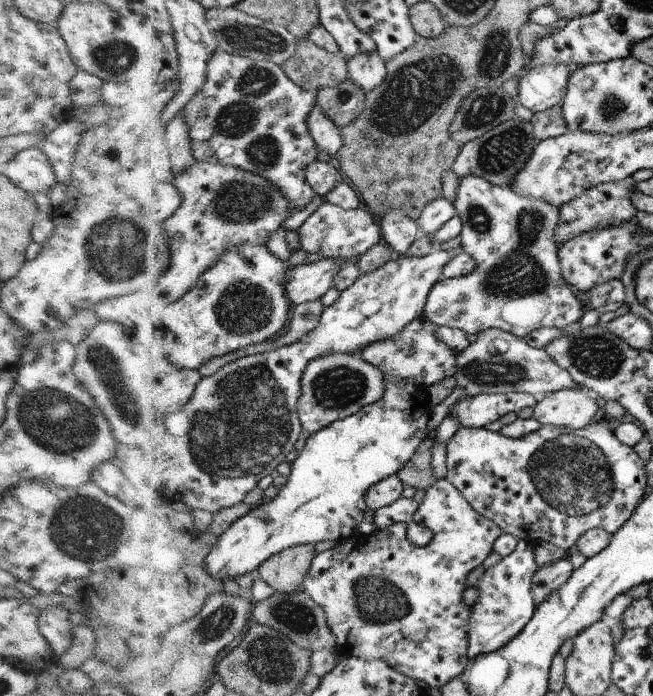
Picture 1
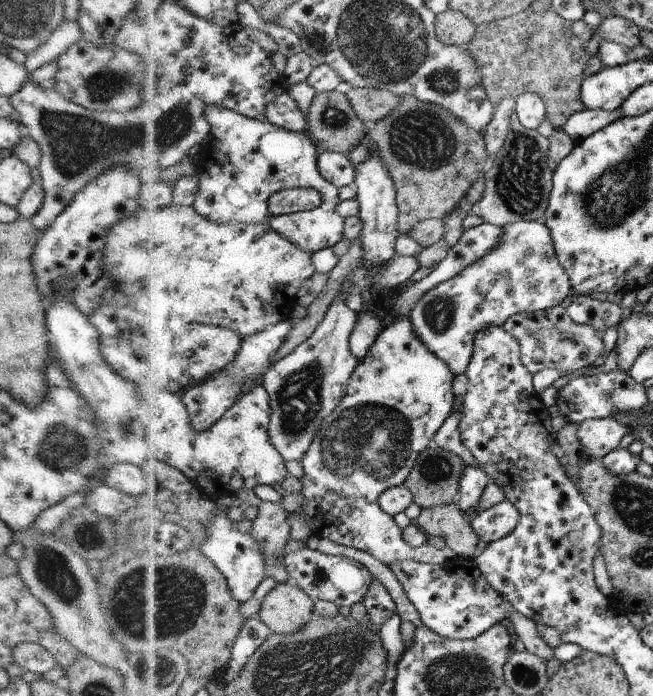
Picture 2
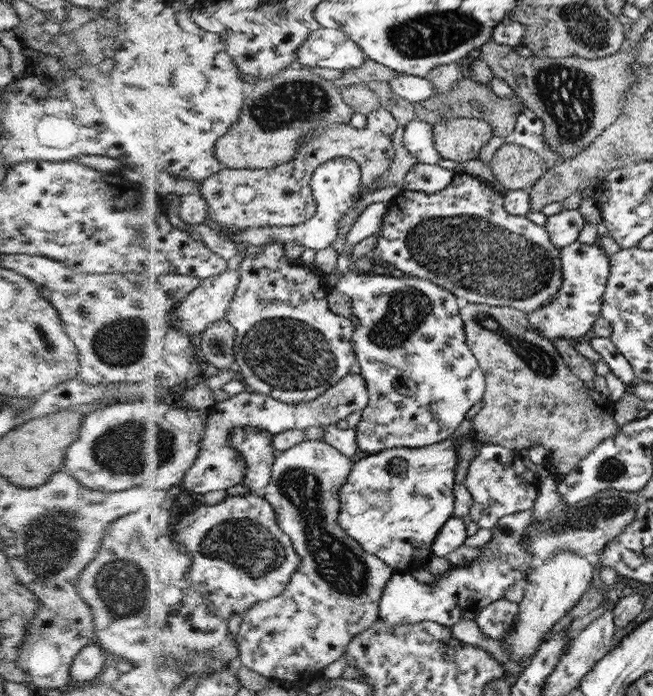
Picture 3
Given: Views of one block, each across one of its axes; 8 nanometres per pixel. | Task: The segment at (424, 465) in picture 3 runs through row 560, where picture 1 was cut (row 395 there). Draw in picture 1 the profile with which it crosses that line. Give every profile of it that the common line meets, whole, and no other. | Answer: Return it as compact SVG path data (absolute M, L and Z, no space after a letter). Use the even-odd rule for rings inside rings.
M387 376L385 397L376 404L367 406L343 421L336 421L324 430L313 434L299 457L293 462L288 484L279 495L264 504L253 507L245 516L236 521L217 540L208 555L206 570L219 581L238 578L254 572L275 554L287 548L318 544L322 540L343 541L355 536L362 522L372 518L368 504L368 492L375 484L397 472L412 458L422 440L428 436L429 416L432 415L428 387L415 385L410 381L397 380Z

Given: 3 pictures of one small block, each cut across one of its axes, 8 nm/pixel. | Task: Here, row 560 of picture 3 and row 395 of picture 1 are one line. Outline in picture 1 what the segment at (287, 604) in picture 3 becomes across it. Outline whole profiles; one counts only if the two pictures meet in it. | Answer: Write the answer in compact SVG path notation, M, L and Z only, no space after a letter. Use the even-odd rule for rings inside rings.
M330 353L310 363L303 376L303 395L299 412L303 427L312 435L336 421L343 421L363 408L380 402L387 391L387 376L375 364L358 353Z

